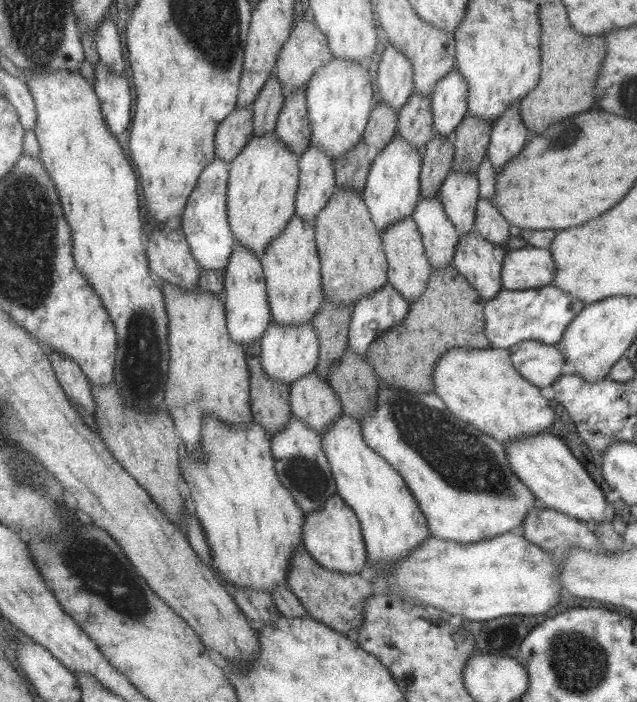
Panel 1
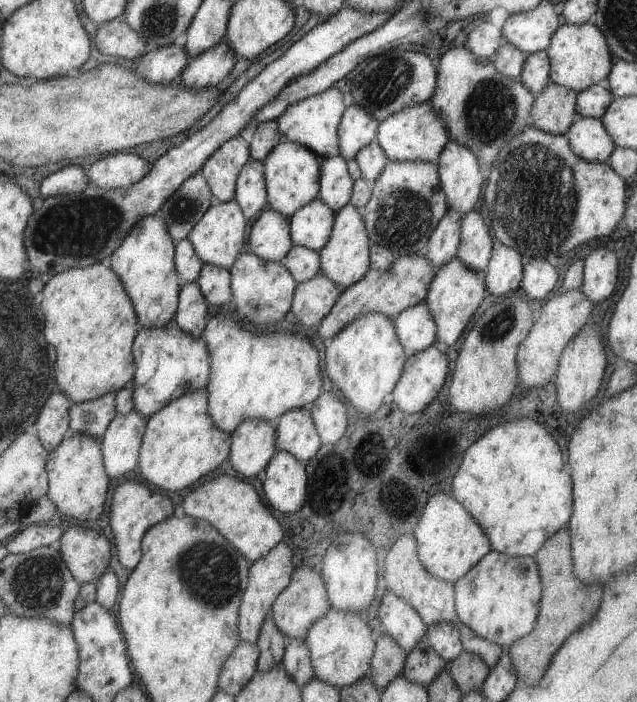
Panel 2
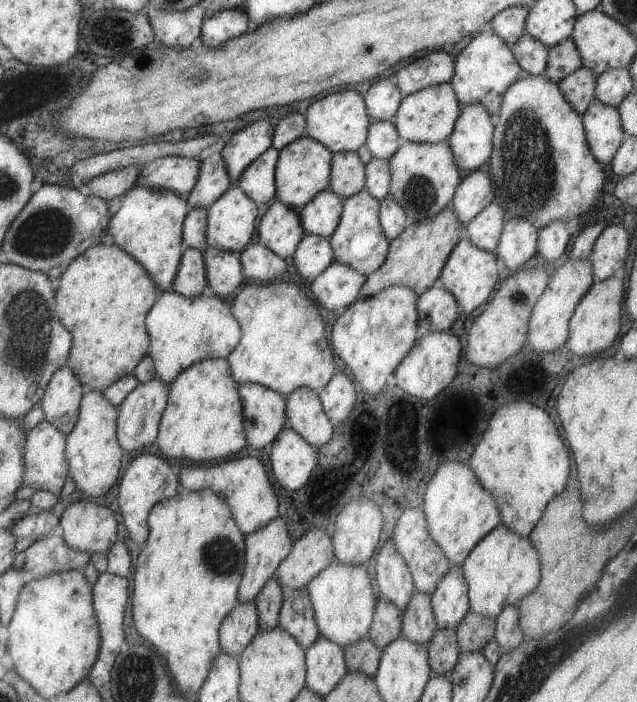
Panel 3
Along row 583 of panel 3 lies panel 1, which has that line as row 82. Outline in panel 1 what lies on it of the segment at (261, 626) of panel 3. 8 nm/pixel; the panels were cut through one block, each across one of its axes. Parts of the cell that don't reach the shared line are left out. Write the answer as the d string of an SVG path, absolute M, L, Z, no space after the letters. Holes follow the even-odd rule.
M272 73L257 93L255 101L251 104L252 134L269 134L269 132L274 132L279 110L283 106L283 88L275 74Z

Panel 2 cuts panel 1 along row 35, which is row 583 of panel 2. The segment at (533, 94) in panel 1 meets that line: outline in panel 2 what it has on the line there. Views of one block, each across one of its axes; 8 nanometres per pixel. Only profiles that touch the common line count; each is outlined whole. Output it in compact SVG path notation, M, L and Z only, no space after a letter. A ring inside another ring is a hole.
M561 526L555 534L550 535L533 557L537 563L542 588L535 626L529 634L508 646L518 684L524 683L526 686L539 682L541 674L545 672L554 652L565 638L577 632L585 622L589 622L589 618L593 618L601 596L601 588L597 584L585 584L573 576L567 528Z

